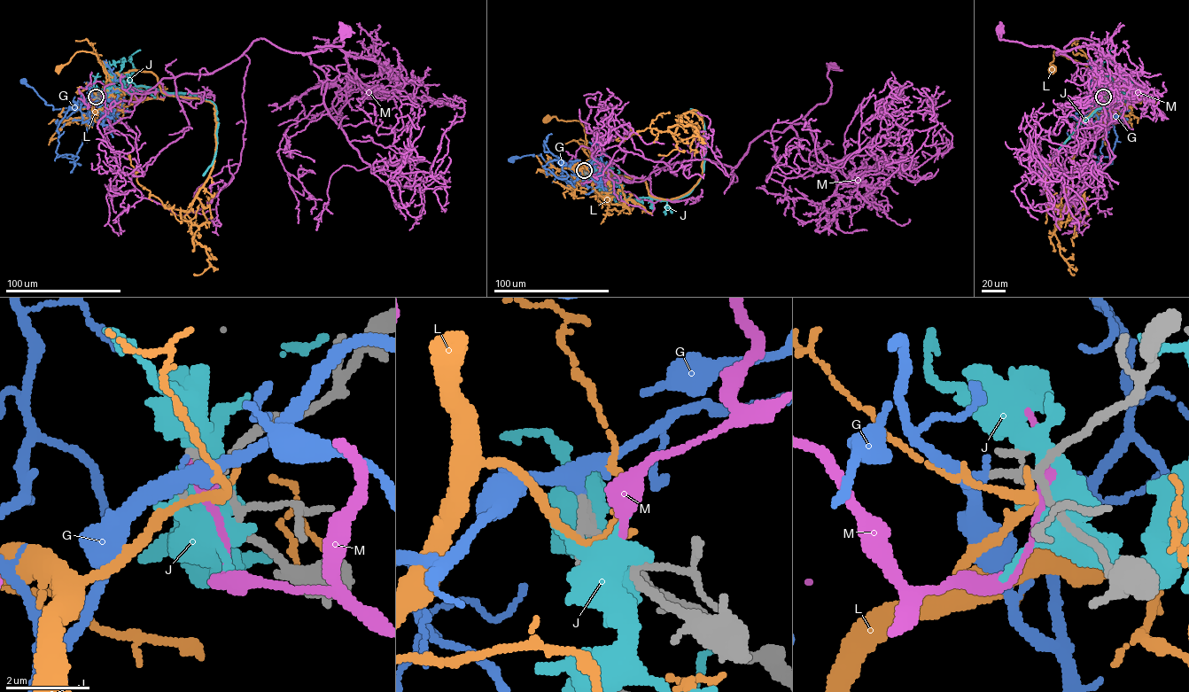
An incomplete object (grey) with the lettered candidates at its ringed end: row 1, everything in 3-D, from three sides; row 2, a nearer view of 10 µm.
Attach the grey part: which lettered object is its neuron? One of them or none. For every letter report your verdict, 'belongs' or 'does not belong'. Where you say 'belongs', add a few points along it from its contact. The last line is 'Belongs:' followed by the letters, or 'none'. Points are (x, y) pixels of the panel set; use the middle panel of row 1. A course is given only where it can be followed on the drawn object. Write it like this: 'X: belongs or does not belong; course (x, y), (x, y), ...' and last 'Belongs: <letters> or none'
G: belongs; course (584, 170), (571, 176), (559, 177), (540, 153), (511, 159)
J: does not belong
L: does not belong
M: does not belong
Belongs: G

